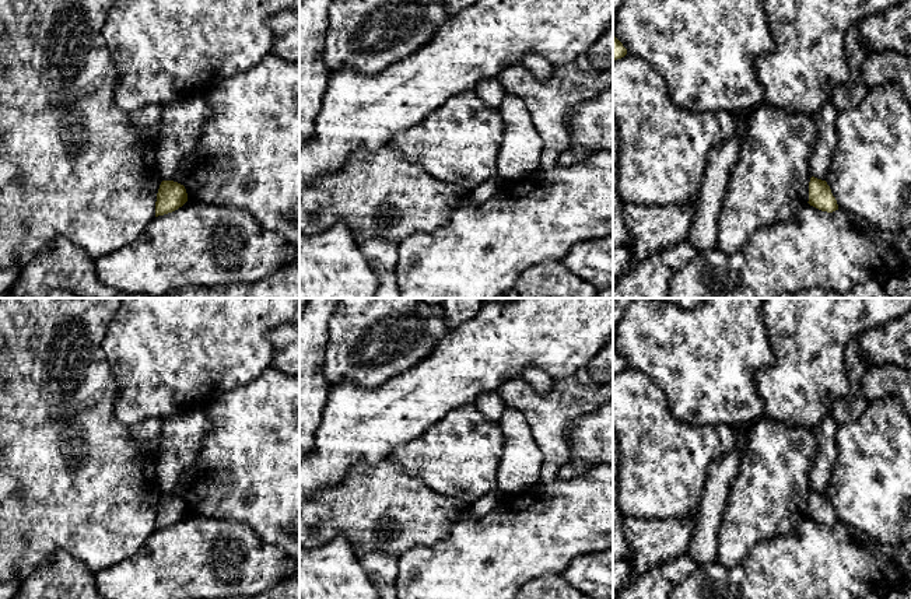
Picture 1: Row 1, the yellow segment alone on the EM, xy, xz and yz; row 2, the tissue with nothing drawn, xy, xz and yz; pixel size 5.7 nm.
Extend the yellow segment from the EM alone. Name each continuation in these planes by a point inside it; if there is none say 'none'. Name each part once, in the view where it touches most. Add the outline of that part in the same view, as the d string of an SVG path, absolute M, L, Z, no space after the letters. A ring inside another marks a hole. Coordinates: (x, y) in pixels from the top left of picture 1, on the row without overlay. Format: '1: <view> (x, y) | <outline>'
none

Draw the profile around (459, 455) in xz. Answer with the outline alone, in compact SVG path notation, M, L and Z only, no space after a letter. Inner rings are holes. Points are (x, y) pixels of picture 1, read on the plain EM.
M465 404L449 411L414 441L393 449L386 459L421 479L431 490L472 502L497 488L504 446L505 437L498 423L487 420L474 404Z

